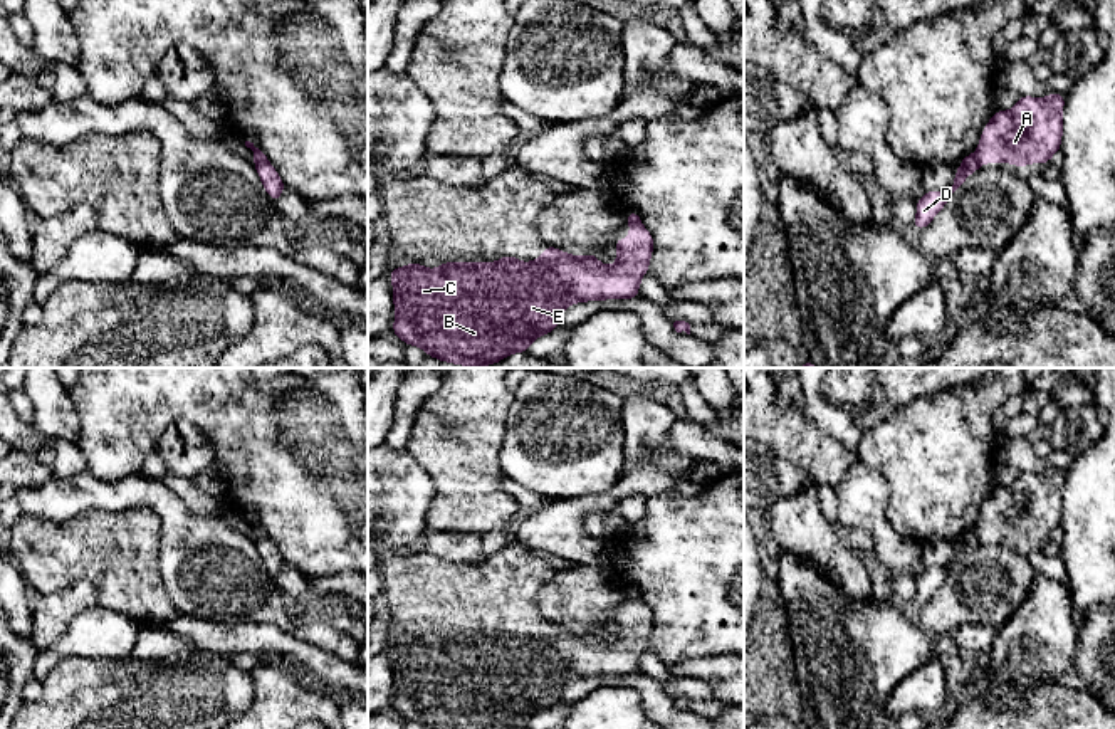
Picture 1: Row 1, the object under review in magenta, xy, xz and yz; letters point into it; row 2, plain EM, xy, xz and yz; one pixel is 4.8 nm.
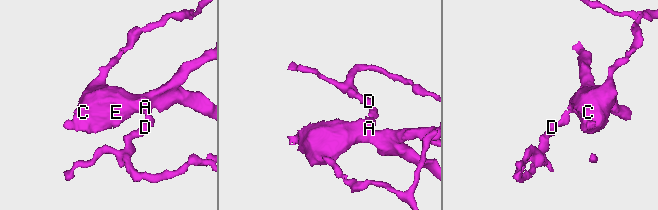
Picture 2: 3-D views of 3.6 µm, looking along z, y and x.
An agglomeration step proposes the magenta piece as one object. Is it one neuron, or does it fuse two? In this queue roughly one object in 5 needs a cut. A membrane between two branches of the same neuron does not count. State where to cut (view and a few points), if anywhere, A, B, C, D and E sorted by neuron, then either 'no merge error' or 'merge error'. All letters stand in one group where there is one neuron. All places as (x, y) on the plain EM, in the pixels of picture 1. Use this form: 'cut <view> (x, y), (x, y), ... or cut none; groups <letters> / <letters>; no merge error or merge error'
cut xy (254, 536), (267, 538); groups A B C E / D; merge error

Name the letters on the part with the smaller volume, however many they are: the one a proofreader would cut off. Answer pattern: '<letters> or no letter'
A, B, C, E

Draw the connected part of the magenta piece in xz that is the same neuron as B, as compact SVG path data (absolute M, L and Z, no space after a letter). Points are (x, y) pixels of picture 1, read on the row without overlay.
M630 601L630 613L615 616L618 635L611 643L594 630L571 632L551 621L532 638L519 638L504 632L499 638L443 638L438 645L425 645L420 638L390 645L395 679L391 707L405 719L420 722L425 729L527 729L529 721L556 705L566 684L593 675L638 674L640 657L648 648L653 628L653 613L641 601Z

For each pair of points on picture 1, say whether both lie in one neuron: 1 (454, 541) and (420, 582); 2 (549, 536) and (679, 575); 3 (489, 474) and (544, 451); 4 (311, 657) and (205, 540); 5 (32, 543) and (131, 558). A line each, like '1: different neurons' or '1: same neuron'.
1: different neurons
2: different neurons
3: different neurons
4: different neurons
5: same neuron

